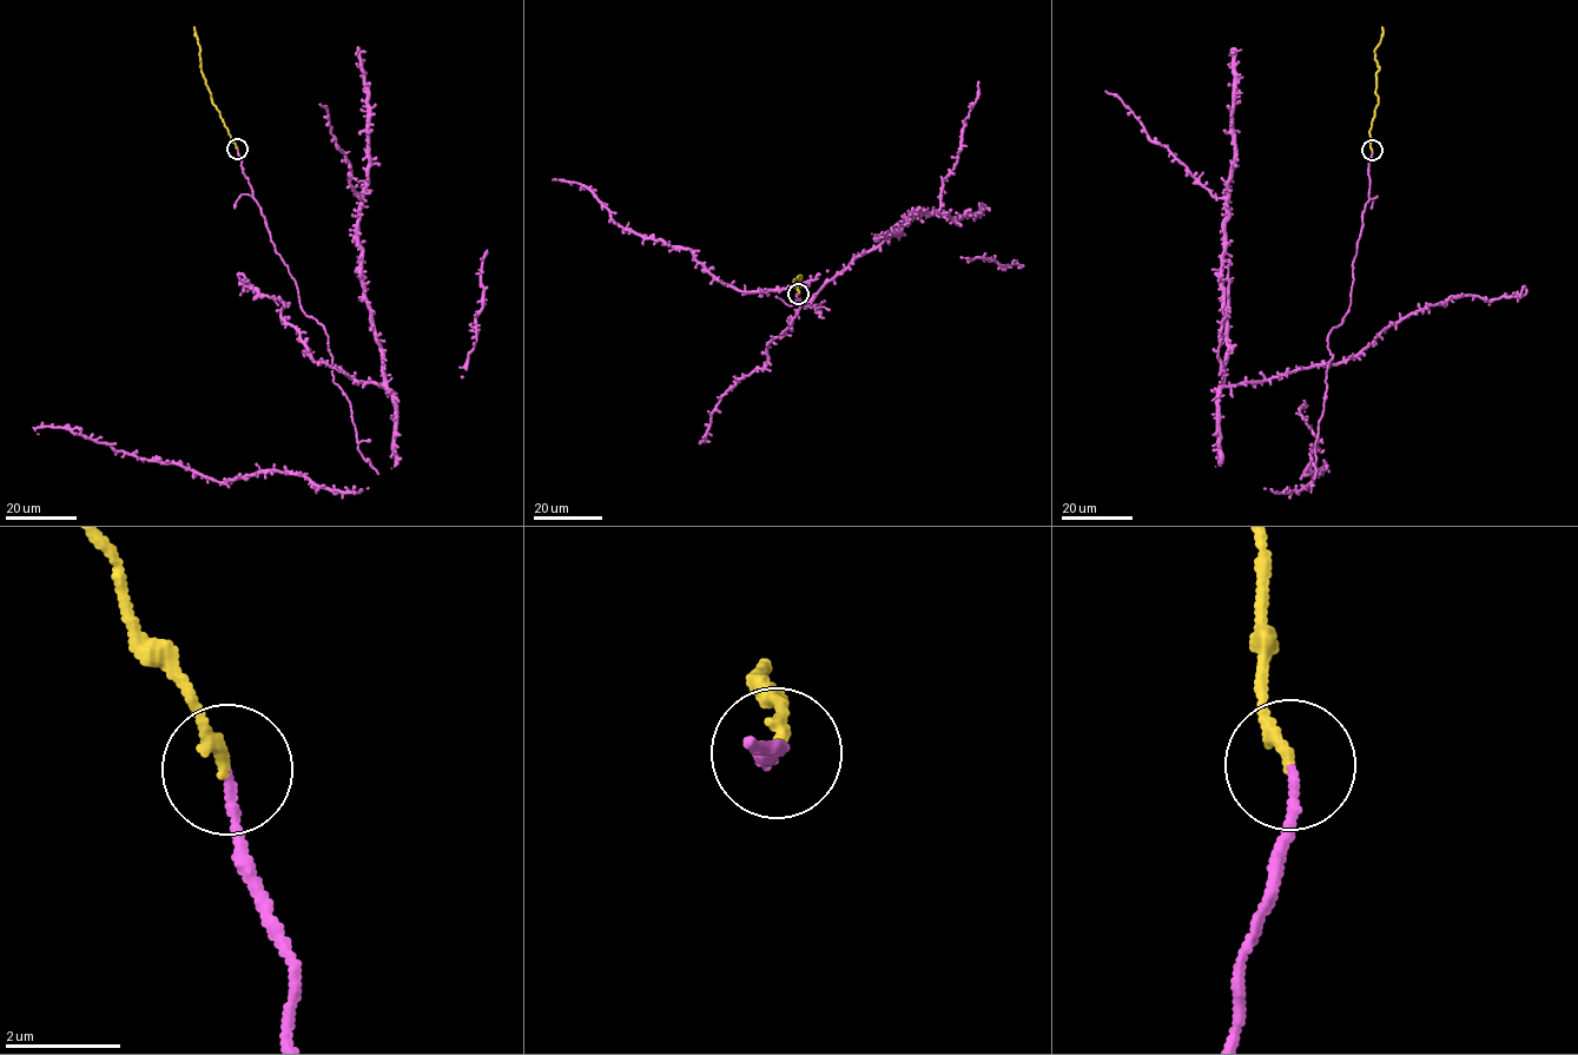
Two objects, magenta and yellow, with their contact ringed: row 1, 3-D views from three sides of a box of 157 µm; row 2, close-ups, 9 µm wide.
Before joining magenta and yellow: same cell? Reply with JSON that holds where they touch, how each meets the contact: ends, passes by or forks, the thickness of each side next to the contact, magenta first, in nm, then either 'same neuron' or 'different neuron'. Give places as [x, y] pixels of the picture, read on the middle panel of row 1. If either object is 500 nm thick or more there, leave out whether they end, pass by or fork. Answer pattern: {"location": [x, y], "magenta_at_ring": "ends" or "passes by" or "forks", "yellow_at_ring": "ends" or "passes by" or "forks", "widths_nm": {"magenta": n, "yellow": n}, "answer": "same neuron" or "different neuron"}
{"location": [798, 294], "magenta_at_ring": "ends", "yellow_at_ring": "ends", "widths_nm": {"magenta": 140, "yellow": 220}, "answer": "same neuron"}

